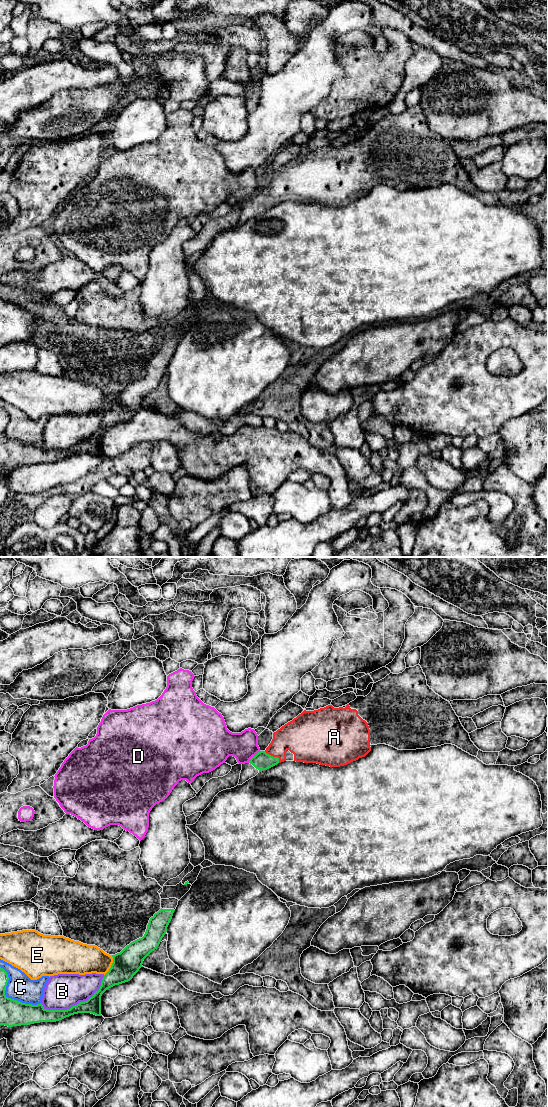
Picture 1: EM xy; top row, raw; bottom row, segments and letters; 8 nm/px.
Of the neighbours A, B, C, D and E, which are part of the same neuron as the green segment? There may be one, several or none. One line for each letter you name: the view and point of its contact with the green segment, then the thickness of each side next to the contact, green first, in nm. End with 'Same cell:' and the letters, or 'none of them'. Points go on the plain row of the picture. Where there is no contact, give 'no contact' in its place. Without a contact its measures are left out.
A: meets green in xy at (272, 196); 140 nm thick on the green side, 260 nm on the other
Same cell: A

